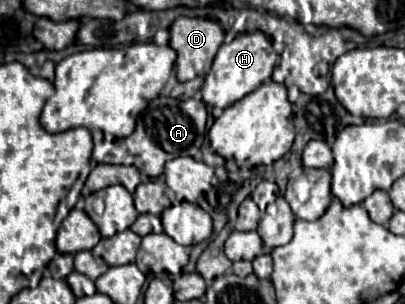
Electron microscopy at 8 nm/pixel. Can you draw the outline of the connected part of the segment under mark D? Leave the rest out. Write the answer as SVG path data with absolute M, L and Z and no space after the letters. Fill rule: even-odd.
M177 17L173 21L173 25L169 27L171 33L171 41L169 45L177 51L177 79L179 81L191 81L193 77L199 75L207 75L213 63L213 57L217 53L217 49L223 43L225 31L217 21L211 19L199 19L199 17Z

